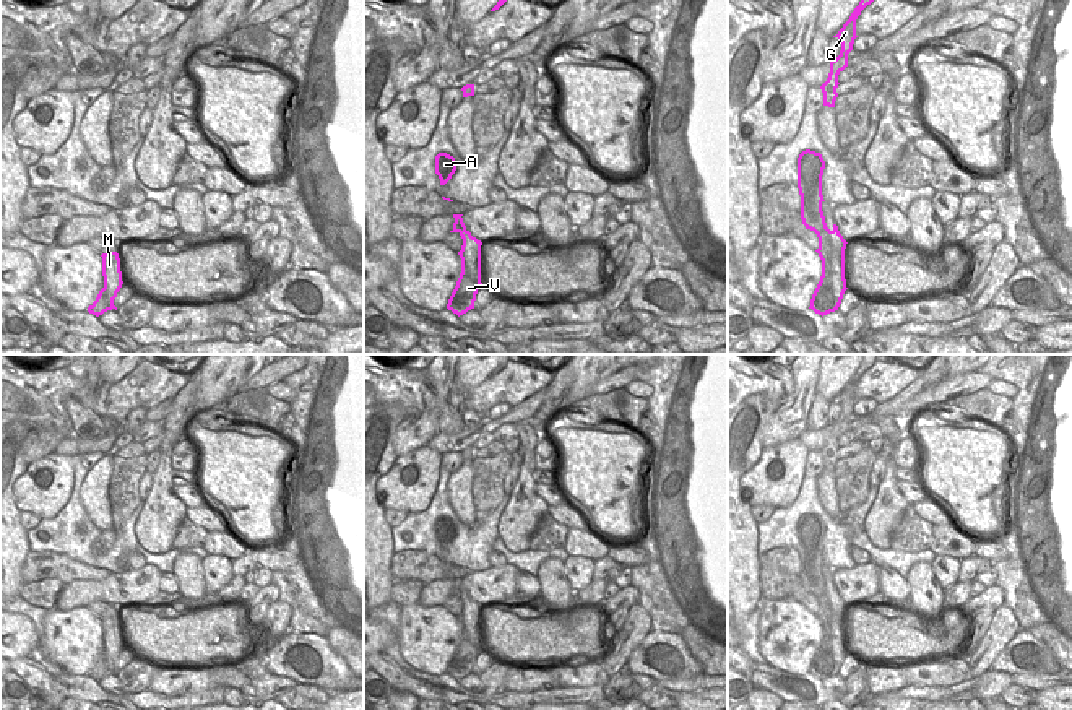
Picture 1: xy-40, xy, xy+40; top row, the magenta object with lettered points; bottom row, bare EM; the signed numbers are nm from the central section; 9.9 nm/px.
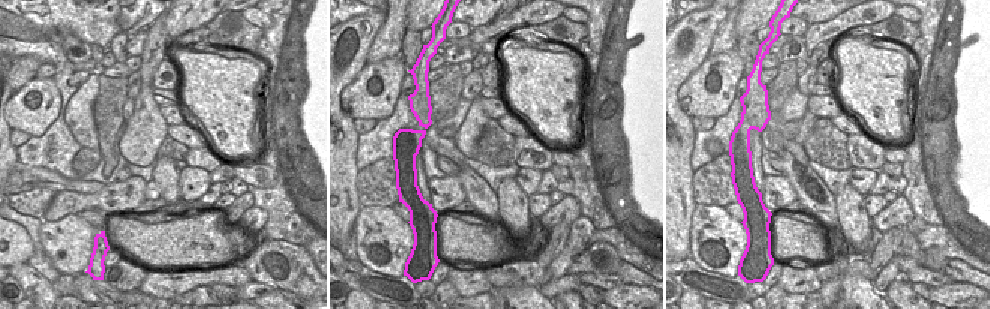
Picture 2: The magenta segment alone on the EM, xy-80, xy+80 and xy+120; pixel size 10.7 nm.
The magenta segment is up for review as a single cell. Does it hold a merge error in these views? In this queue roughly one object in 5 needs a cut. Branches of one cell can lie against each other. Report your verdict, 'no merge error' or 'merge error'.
merge error

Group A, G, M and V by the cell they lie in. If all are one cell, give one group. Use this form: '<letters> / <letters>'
A G V / M

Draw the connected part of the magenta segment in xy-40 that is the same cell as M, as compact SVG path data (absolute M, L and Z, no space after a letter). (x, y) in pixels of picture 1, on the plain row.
M107 616L102 617L102 640L104 640L104 650L109 661L109 673L115 673L114 663L117 661L117 656L120 655L123 645L122 645L122 635L120 635L120 622L117 616Z

